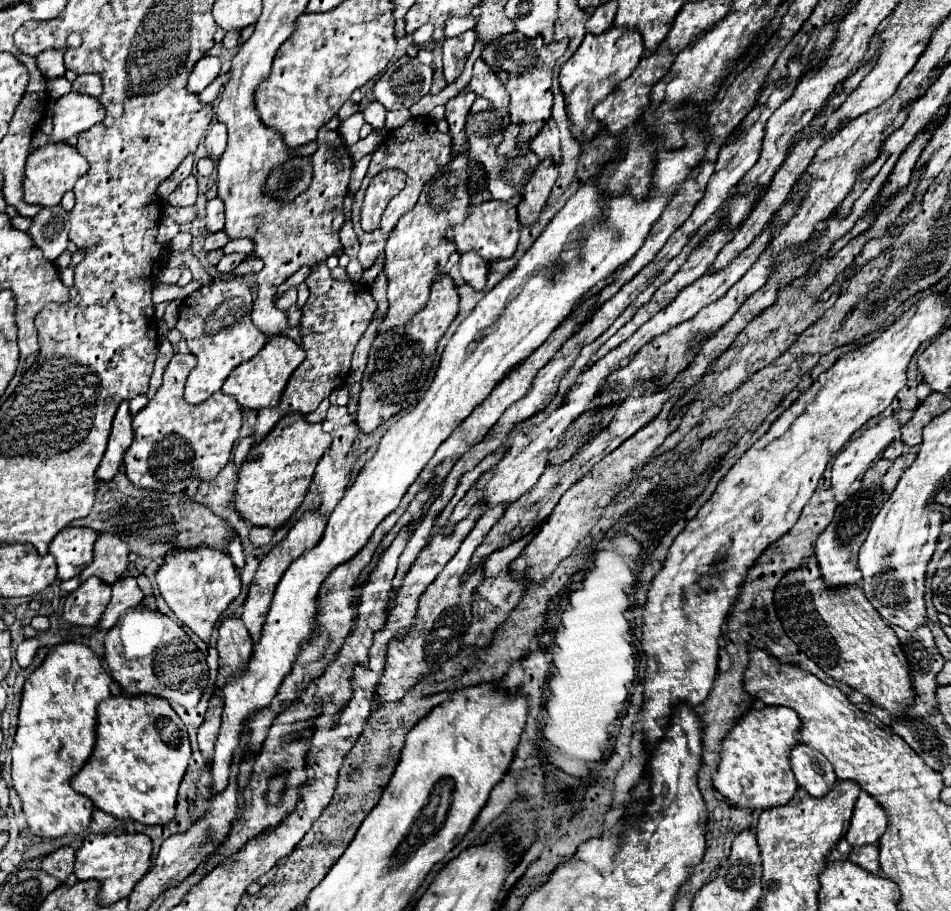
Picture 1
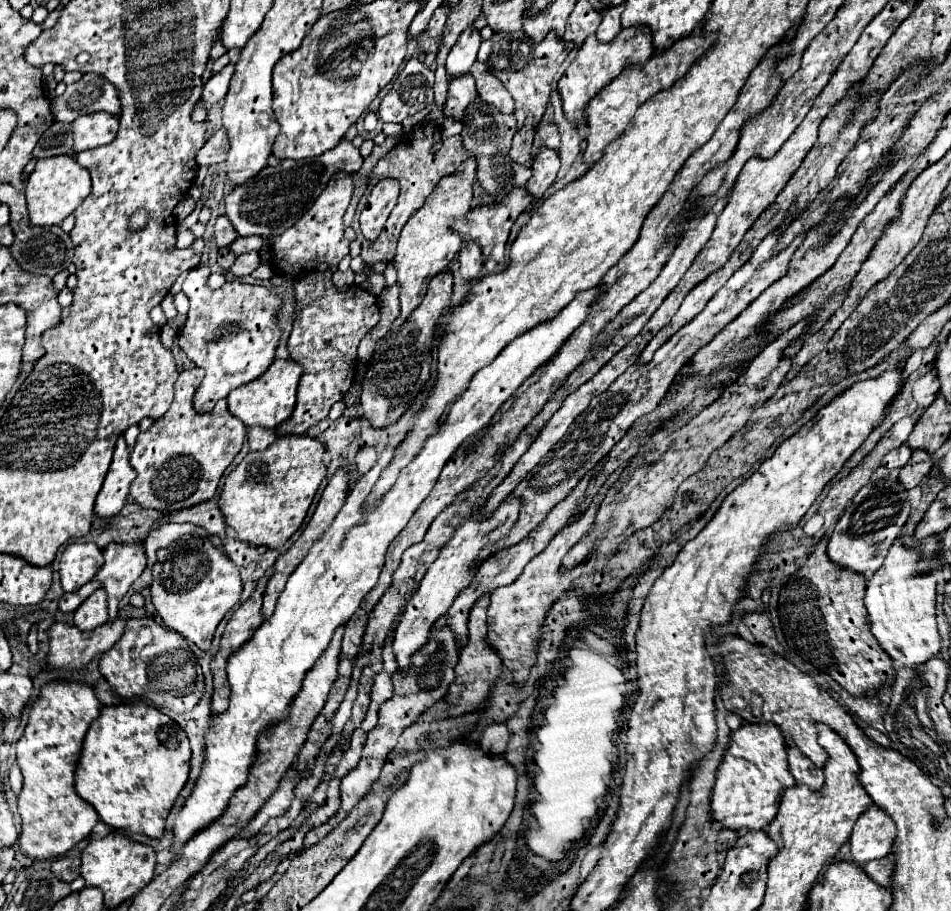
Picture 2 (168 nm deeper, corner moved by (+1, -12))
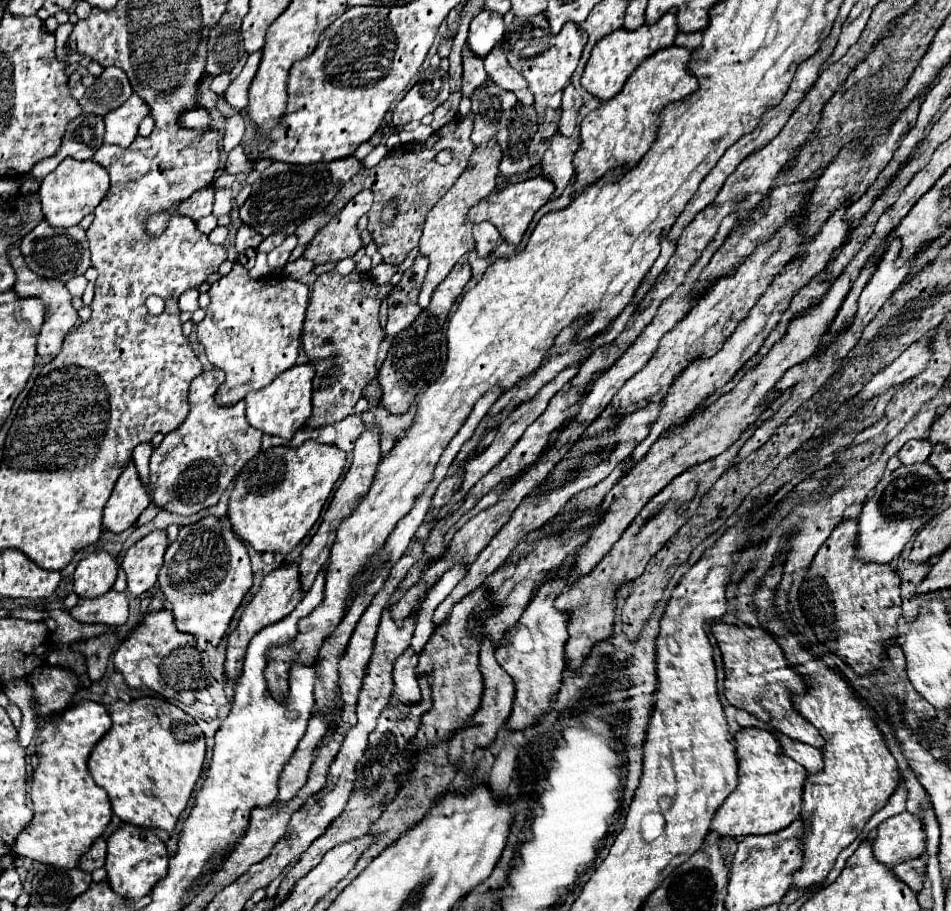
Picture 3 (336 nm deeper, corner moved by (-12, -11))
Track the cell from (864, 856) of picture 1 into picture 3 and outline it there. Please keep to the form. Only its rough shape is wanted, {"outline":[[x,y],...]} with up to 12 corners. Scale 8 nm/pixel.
{"outline":[[927,857],[903,861],[893,871],[915,893],[923,889]]}

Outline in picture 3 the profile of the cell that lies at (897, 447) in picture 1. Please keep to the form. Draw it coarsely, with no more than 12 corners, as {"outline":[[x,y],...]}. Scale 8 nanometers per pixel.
{"outline":[[931,441],[905,443],[897,455],[903,465],[923,463]]}

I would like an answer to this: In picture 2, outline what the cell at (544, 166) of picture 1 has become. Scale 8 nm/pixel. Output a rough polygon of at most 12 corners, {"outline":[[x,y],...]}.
{"outline":[[542,148],[532,160],[526,190],[534,198],[554,184],[560,158]]}

